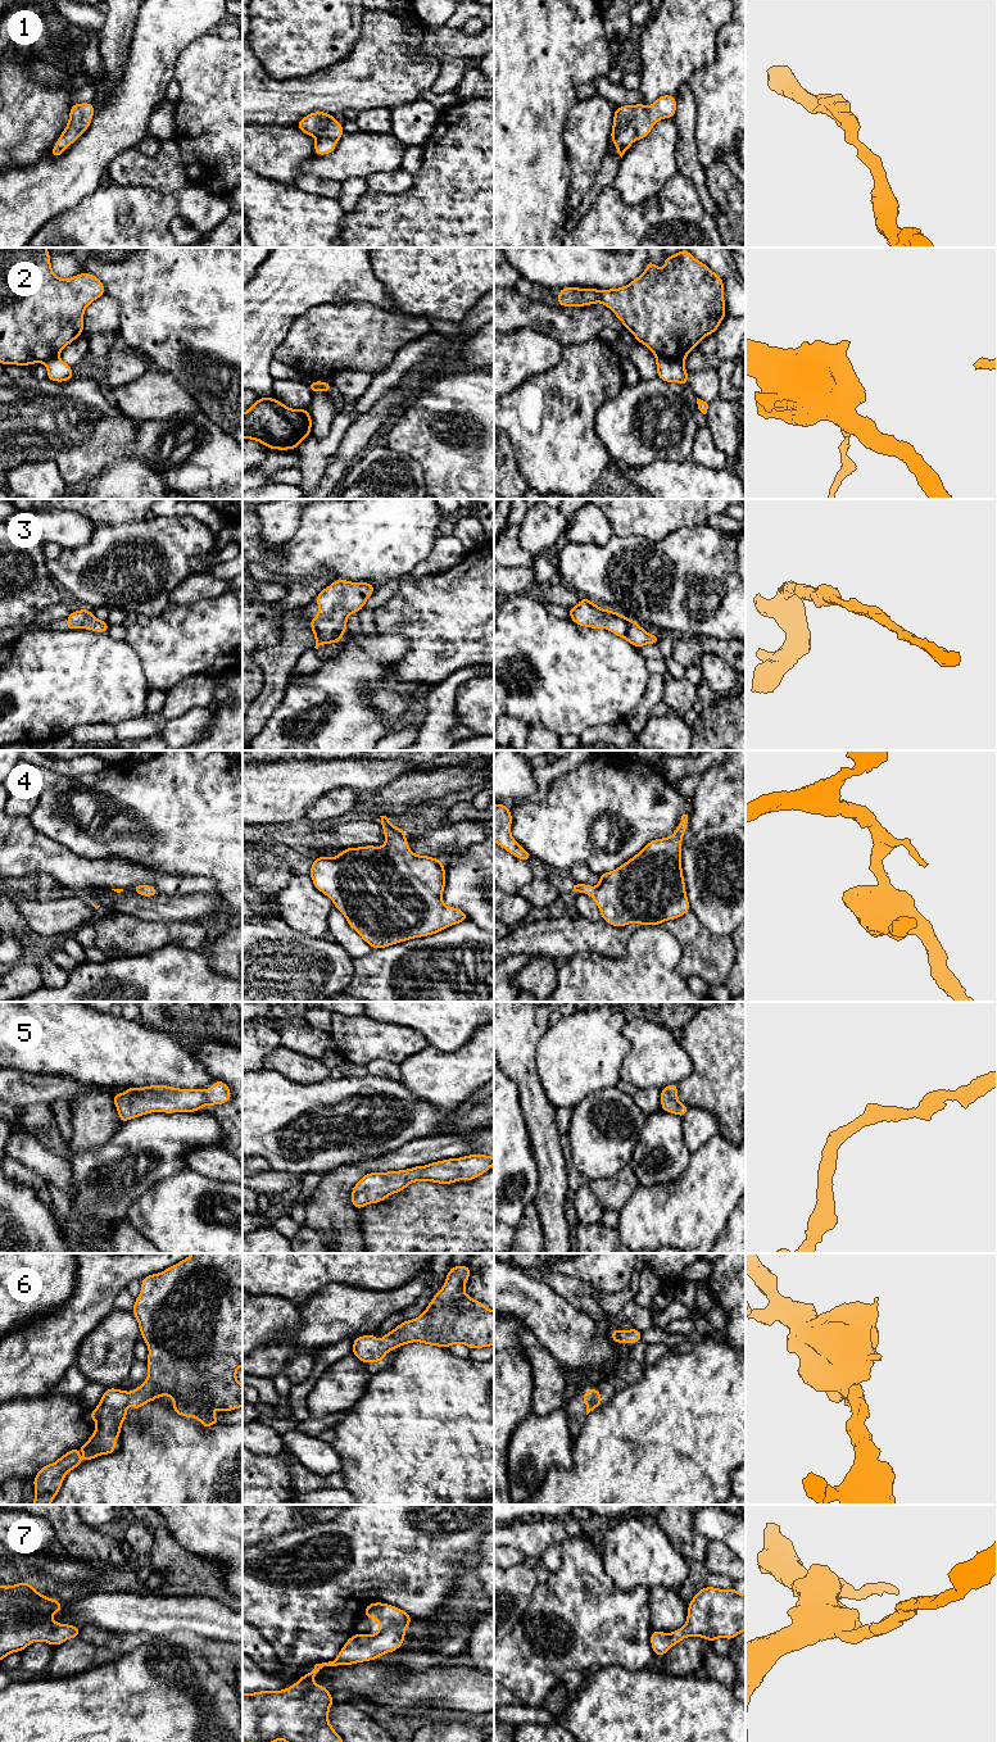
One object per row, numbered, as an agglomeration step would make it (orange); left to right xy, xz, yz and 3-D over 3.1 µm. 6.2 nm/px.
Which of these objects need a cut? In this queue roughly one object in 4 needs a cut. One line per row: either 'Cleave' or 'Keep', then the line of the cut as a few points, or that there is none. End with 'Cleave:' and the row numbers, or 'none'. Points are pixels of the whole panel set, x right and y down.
1: Keep. No split
2: Cleave. Split along yz (656, 357), (676, 358), (683, 362)
3: Keep. No split
4: Keep. No split
5: Keep. No split
6: Keep. No split
7: Keep. No split
Cleave: 2

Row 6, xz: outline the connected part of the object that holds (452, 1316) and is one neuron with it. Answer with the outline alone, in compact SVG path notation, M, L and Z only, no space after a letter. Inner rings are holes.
M467 1265L450 1267L443 1288L435 1293L421 1316L400 1323L394 1330L385 1333L381 1342L373 1334L355 1338L352 1355L366 1365L381 1362L389 1351L412 1342L444 1348L462 1343L470 1349L494 1346L494 1311L464 1293L470 1273L471 1270Z

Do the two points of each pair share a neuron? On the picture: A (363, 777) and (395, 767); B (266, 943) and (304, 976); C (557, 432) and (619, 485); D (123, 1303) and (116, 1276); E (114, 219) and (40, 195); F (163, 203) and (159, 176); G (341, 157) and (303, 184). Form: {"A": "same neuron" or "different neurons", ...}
{"A": "same neuron", "B": "same neuron", "C": "different neurons", "D": "different neurons", "E": "different neurons", "F": "different neurons", "G": "different neurons"}

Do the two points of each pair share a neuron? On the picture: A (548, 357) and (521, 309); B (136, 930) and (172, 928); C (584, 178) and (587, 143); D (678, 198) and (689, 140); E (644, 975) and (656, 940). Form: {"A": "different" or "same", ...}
{"A": "different", "B": "same", "C": "same", "D": "different", "E": "same"}

